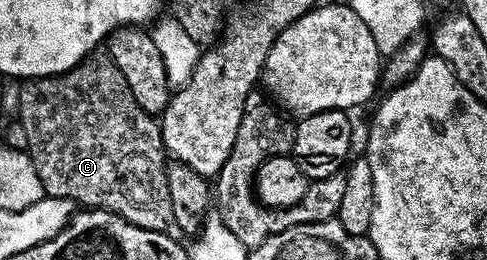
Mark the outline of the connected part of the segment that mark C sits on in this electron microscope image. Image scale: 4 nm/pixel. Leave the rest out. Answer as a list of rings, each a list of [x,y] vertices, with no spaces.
[[[98,49],[80,59],[70,71],[64,71],[58,75],[48,75],[42,79],[26,79],[20,84],[21,92],[17,95],[17,115],[19,125],[25,134],[25,147],[28,155],[37,170],[39,181],[46,196],[51,198],[73,199],[77,205],[85,209],[104,209],[113,211],[119,217],[123,217],[131,225],[142,227],[148,231],[168,232],[173,222],[171,213],[171,193],[167,193],[167,152],[165,143],[161,139],[161,125],[154,116],[148,115],[135,101],[131,93],[131,85],[127,85],[127,77],[119,73],[119,65],[109,56],[108,50]]]

